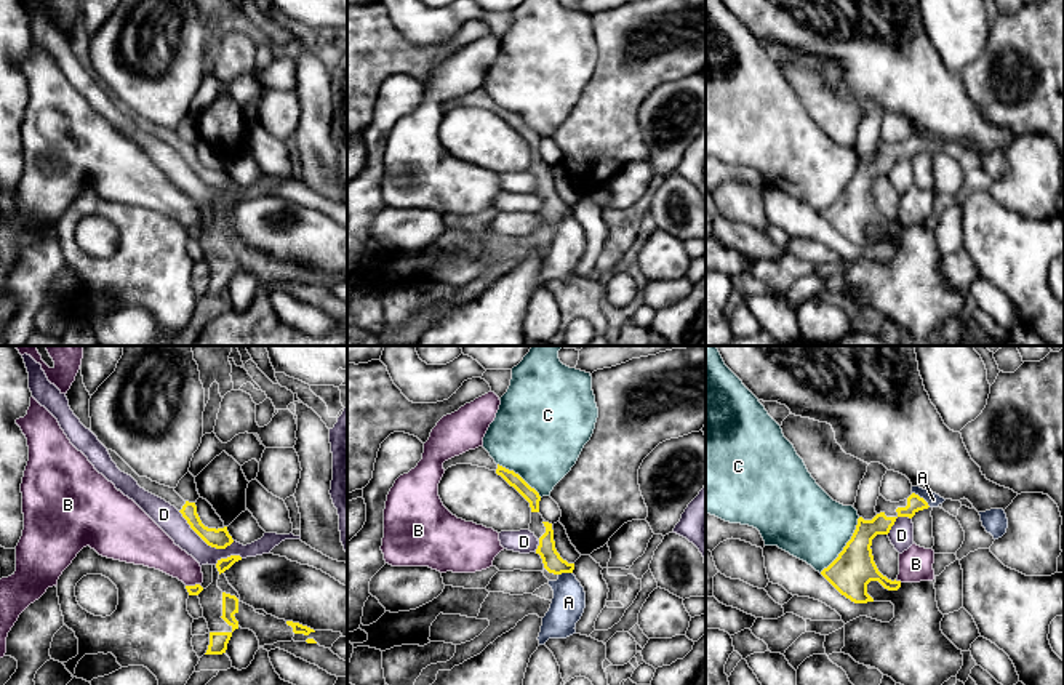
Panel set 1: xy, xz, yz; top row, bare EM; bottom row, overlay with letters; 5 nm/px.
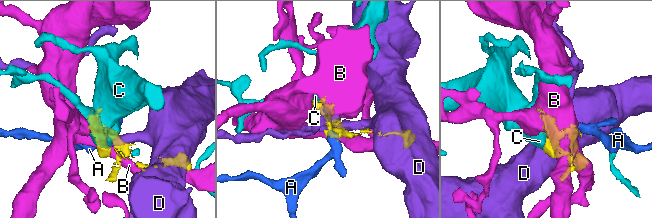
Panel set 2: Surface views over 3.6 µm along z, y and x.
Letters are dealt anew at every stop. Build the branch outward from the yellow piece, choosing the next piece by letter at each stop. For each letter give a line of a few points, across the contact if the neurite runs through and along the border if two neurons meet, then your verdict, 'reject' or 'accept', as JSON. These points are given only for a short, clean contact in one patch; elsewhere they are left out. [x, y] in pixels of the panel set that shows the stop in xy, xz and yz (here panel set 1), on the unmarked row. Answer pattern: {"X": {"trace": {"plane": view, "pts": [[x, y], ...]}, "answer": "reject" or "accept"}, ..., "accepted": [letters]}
{"A": {"trace": {"plane": "yz", "pts": [[880, 165], [895, 160], [922, 140], [933, 141]]}, "answer": "accept"}, "B": {"answer": "reject"}, "C": {"answer": "reject"}, "D": {"answer": "reject"}, "accepted": ["A"]}

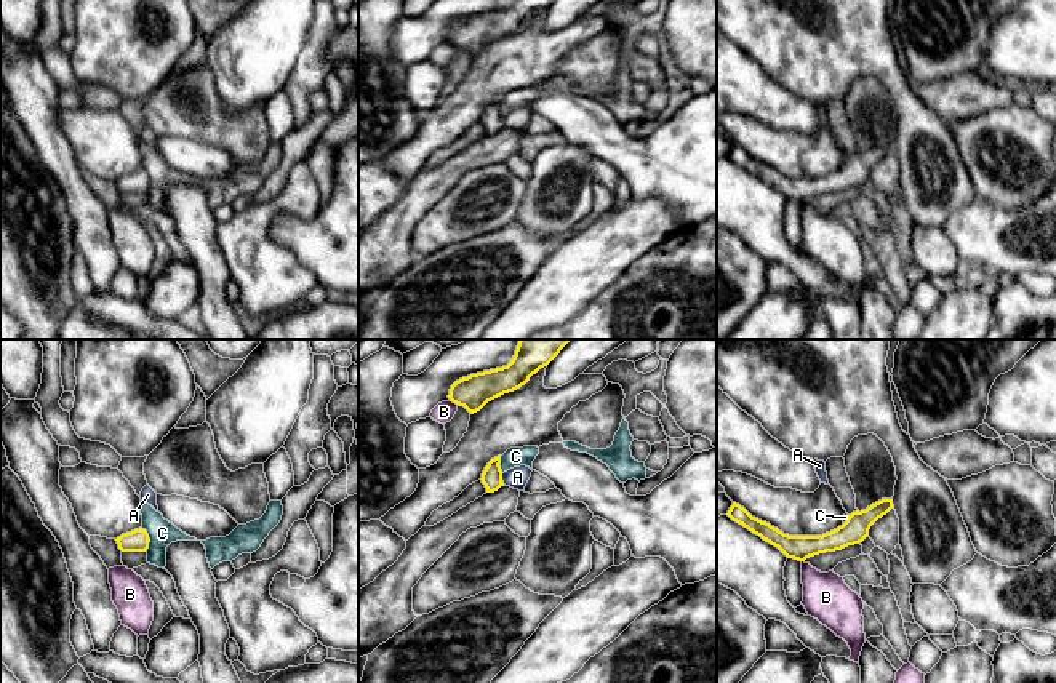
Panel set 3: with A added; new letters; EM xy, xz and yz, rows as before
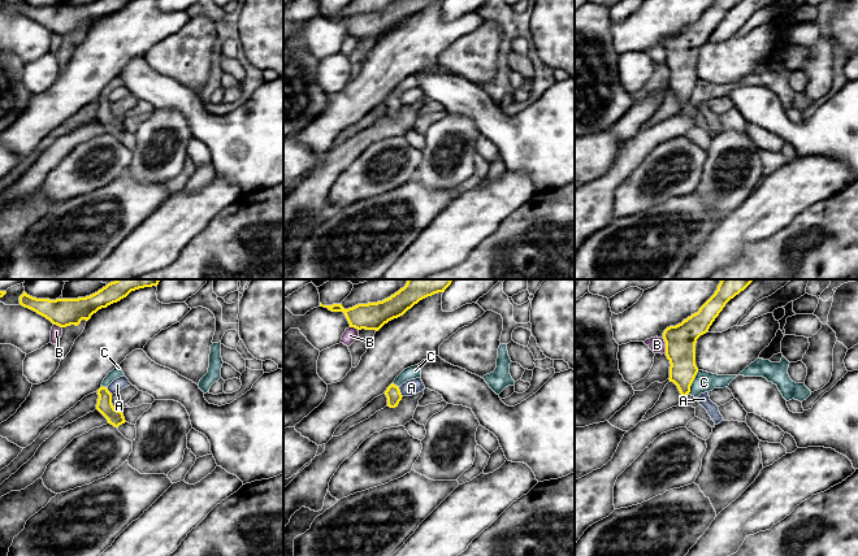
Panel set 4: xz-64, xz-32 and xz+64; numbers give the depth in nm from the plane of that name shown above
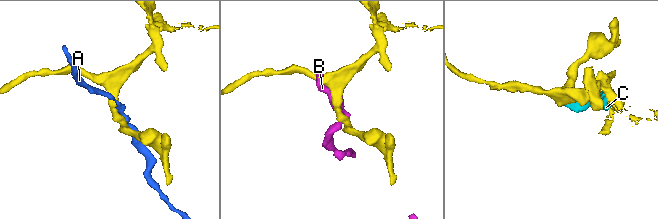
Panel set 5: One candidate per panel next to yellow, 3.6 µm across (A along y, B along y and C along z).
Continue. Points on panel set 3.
{"A": {"trace": {"plane": "xz", "pts": [[501, 115], [504, 125]]}, "answer": "reject"}, "B": {"answer": "reject"}, "C": {"trace": {"plane": "xy", "pts": [[136, 183], [149, 181], [162, 175]]}, "answer": "accept"}, "accepted": ["C"]}

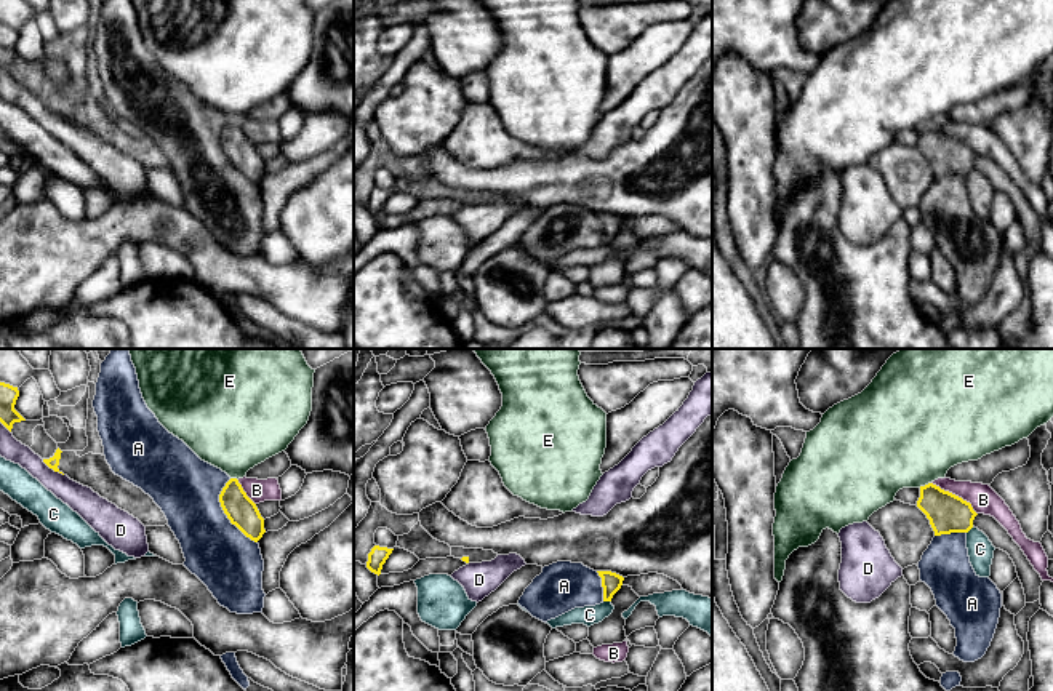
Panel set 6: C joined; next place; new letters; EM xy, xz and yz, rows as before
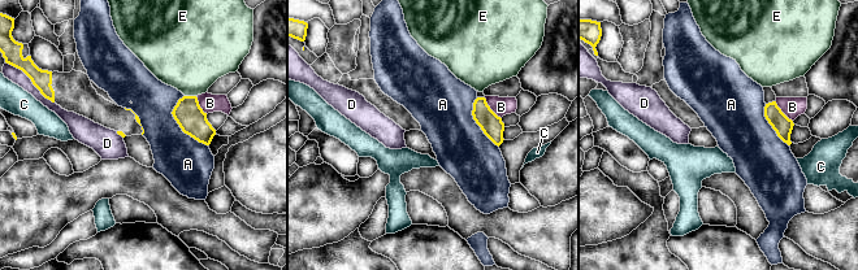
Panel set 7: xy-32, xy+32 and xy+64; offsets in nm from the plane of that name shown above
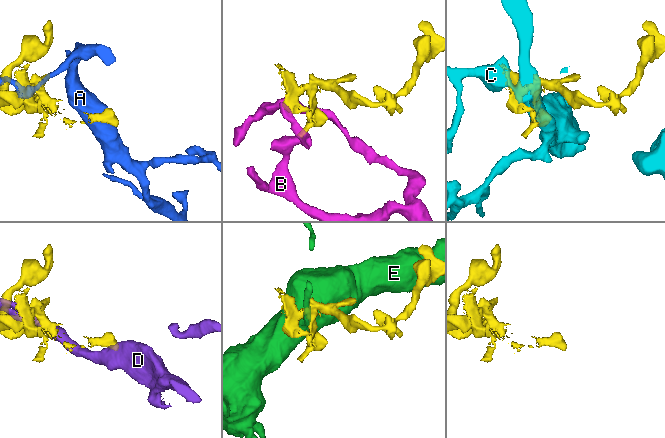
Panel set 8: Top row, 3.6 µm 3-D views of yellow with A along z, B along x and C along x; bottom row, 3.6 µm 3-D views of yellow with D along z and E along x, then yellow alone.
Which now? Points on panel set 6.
{"A": {"answer": "reject"}, "B": {"answer": "reject"}, "C": {"answer": "reject"}, "D": {"answer": "reject"}, "E": {"answer": "reject"}, "accepted": []}

